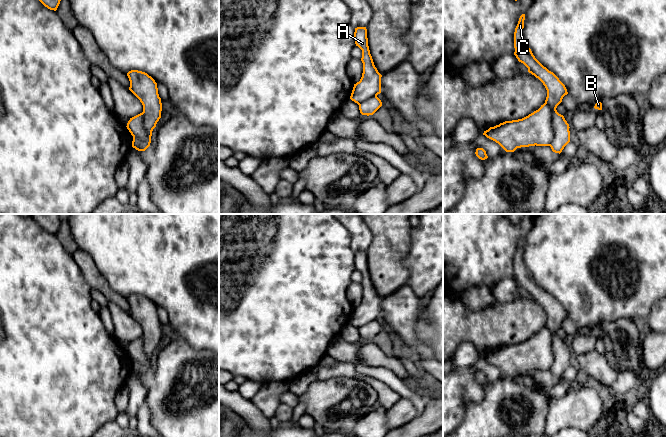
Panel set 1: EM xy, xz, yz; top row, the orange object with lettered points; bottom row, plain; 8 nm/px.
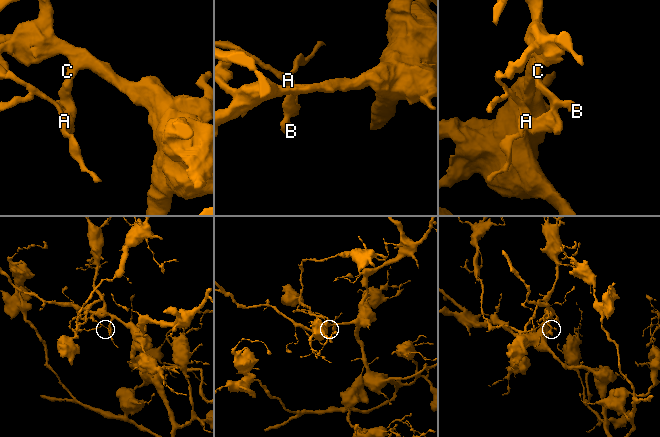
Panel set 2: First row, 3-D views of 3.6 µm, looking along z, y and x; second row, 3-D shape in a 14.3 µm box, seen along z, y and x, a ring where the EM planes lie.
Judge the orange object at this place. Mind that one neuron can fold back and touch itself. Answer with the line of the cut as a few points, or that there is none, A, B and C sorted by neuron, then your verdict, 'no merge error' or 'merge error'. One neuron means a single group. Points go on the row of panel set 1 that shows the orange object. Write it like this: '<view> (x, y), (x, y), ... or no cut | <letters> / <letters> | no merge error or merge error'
no cut | A B C | no merge error

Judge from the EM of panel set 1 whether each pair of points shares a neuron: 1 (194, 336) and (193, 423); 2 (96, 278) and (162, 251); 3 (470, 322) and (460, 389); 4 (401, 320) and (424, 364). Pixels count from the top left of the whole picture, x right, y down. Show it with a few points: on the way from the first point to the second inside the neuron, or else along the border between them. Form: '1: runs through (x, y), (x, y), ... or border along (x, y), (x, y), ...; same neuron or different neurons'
1: border along (177, 336), (196, 349), (206, 349), (208, 351); different neurons
2: border along (89, 255), (105, 281), (117, 293); different neurons
3: border along (453, 352), (462, 342), (471, 342), (480, 357); different neurons
4: runs through (403, 331), (405, 337), (421, 353); same neuron

